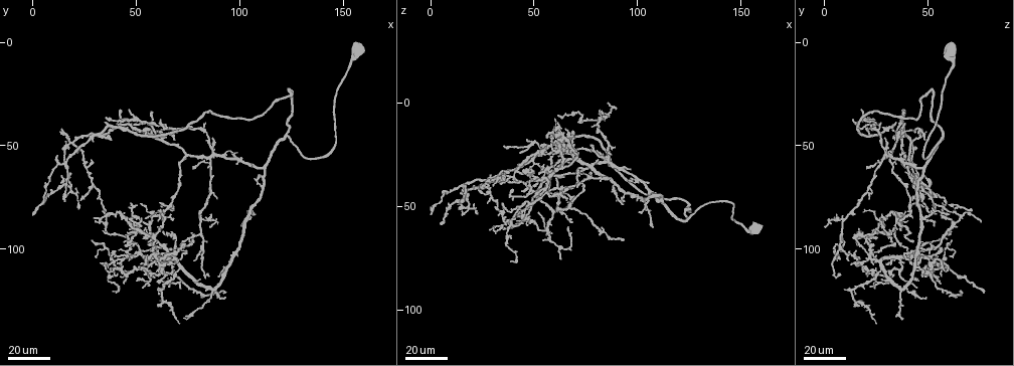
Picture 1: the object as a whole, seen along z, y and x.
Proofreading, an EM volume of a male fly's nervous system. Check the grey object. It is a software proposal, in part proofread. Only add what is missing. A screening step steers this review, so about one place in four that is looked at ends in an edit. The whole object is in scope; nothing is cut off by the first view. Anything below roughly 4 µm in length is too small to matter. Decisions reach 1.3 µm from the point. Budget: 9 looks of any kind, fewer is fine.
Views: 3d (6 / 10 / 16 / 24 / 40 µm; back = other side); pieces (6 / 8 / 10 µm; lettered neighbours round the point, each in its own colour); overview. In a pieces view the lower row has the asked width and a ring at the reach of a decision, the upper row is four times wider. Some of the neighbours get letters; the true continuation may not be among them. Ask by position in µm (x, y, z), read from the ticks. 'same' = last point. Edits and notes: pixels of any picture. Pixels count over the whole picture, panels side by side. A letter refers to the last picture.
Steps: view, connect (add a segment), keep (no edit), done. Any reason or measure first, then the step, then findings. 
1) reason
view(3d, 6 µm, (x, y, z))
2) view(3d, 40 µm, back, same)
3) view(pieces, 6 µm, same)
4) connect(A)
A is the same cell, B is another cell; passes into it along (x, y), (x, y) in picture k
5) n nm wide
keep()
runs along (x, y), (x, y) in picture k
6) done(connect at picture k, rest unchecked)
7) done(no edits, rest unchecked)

branch stops here
view(3d, 24 µm, (47, 92, 31))

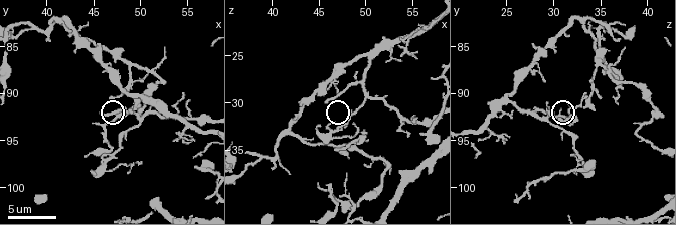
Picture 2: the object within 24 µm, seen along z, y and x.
view(pieces, 8 µm, (46.0, 92.2, 30.0))

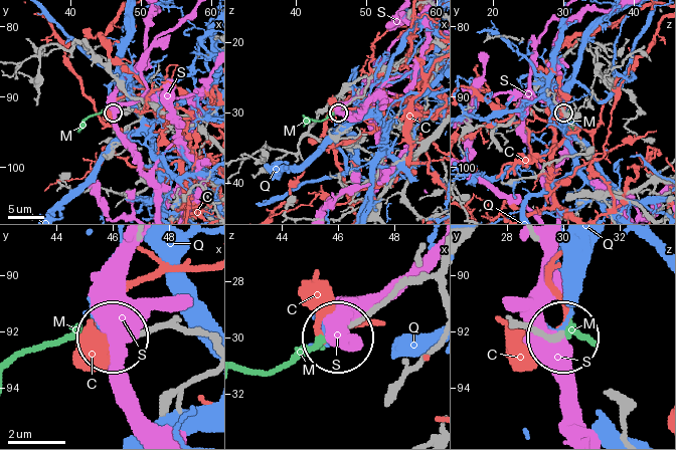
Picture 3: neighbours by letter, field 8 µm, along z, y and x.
200 nm wide
connect(M)
M is the same cell, C, Q and S are other cells; passes into it along (354, 97), (323, 120), (304, 126) in picture 3; the neuron continues

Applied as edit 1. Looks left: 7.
free end
view(3d, 40 µm, (61, 87, 36))

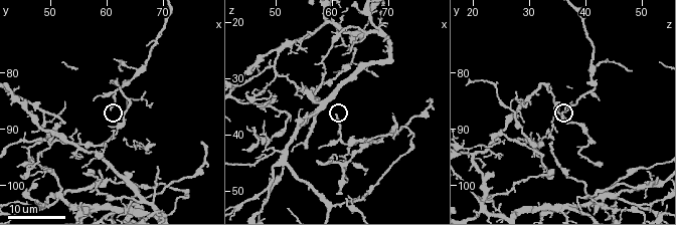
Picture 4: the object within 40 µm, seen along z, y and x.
see the neighbours
view(pieces, 6 µm, (61.0, 86.5, 36.0))

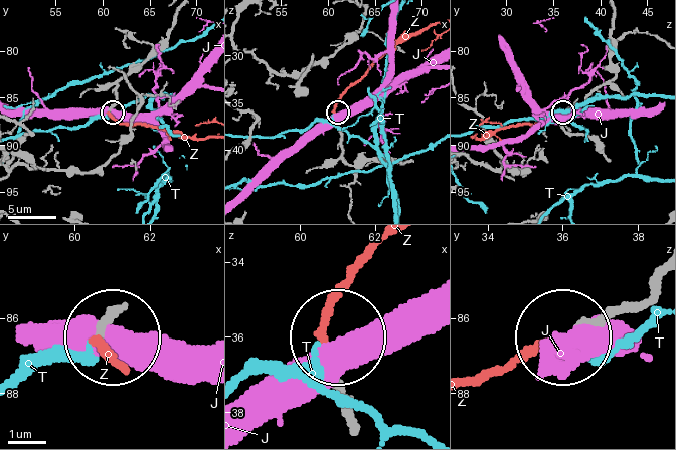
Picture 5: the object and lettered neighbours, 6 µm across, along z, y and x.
connect(Z)
Z is the same cell, J and T are other cells; passes into it along (653, 290), (471, 377) in picture 5; it goes on there

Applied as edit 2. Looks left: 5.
thin end
view(3d, 24 µm, (72, 105, 41))

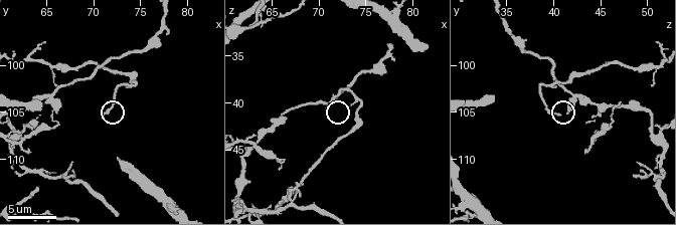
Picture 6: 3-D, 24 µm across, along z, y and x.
view(3d, 6 µm, (71.0, 105.4, 40.4))

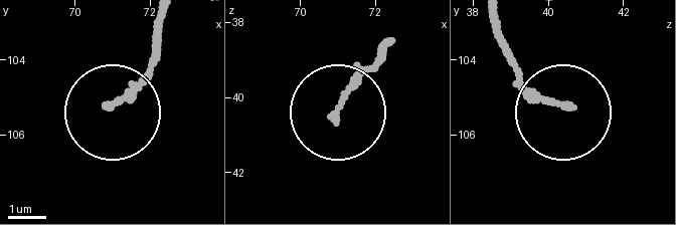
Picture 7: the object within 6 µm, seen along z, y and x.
view(pieces, 6 µm, (70.95, 105.25, 40.55))

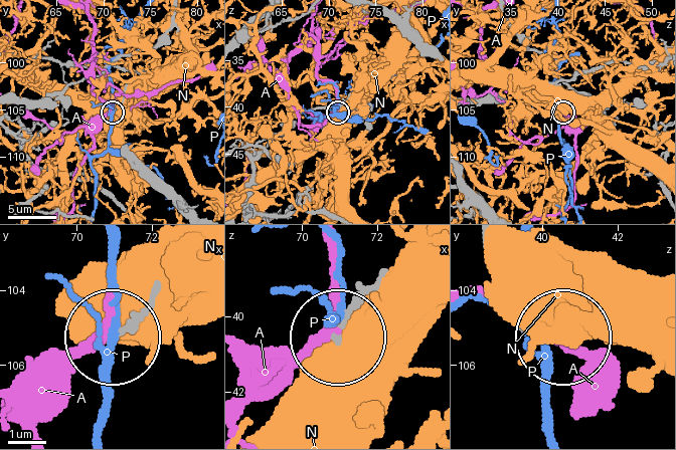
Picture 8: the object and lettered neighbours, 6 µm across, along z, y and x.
160 nm wide
keep()
A, N and P are other cells; runs along (382, 272), (341, 329) in picture 8; none of them fits

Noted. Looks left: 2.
view(3d, 24 µm, (61, 43, 36))

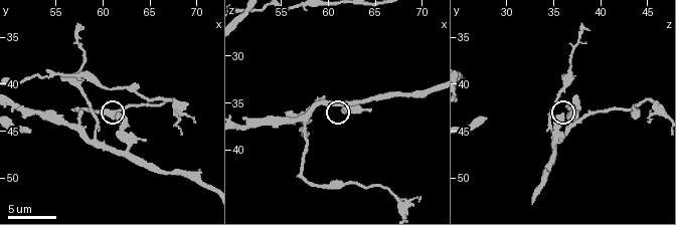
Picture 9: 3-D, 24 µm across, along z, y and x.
what lies round it
view(pieces, 8 µm, (61.4, 43.2, 35.8))

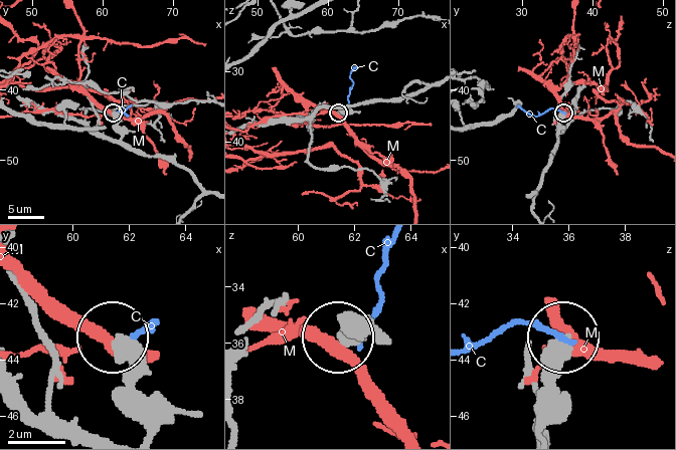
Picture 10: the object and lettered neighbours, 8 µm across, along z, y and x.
keep()
C and M are other cells; runs along (199, 182), (164, 159), (132, 151), (121, 140), (112, 114) in picture 10; no lettered segment goes on from it

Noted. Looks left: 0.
done(connect at picture 3, connect at picture 5, rest unchecked)

